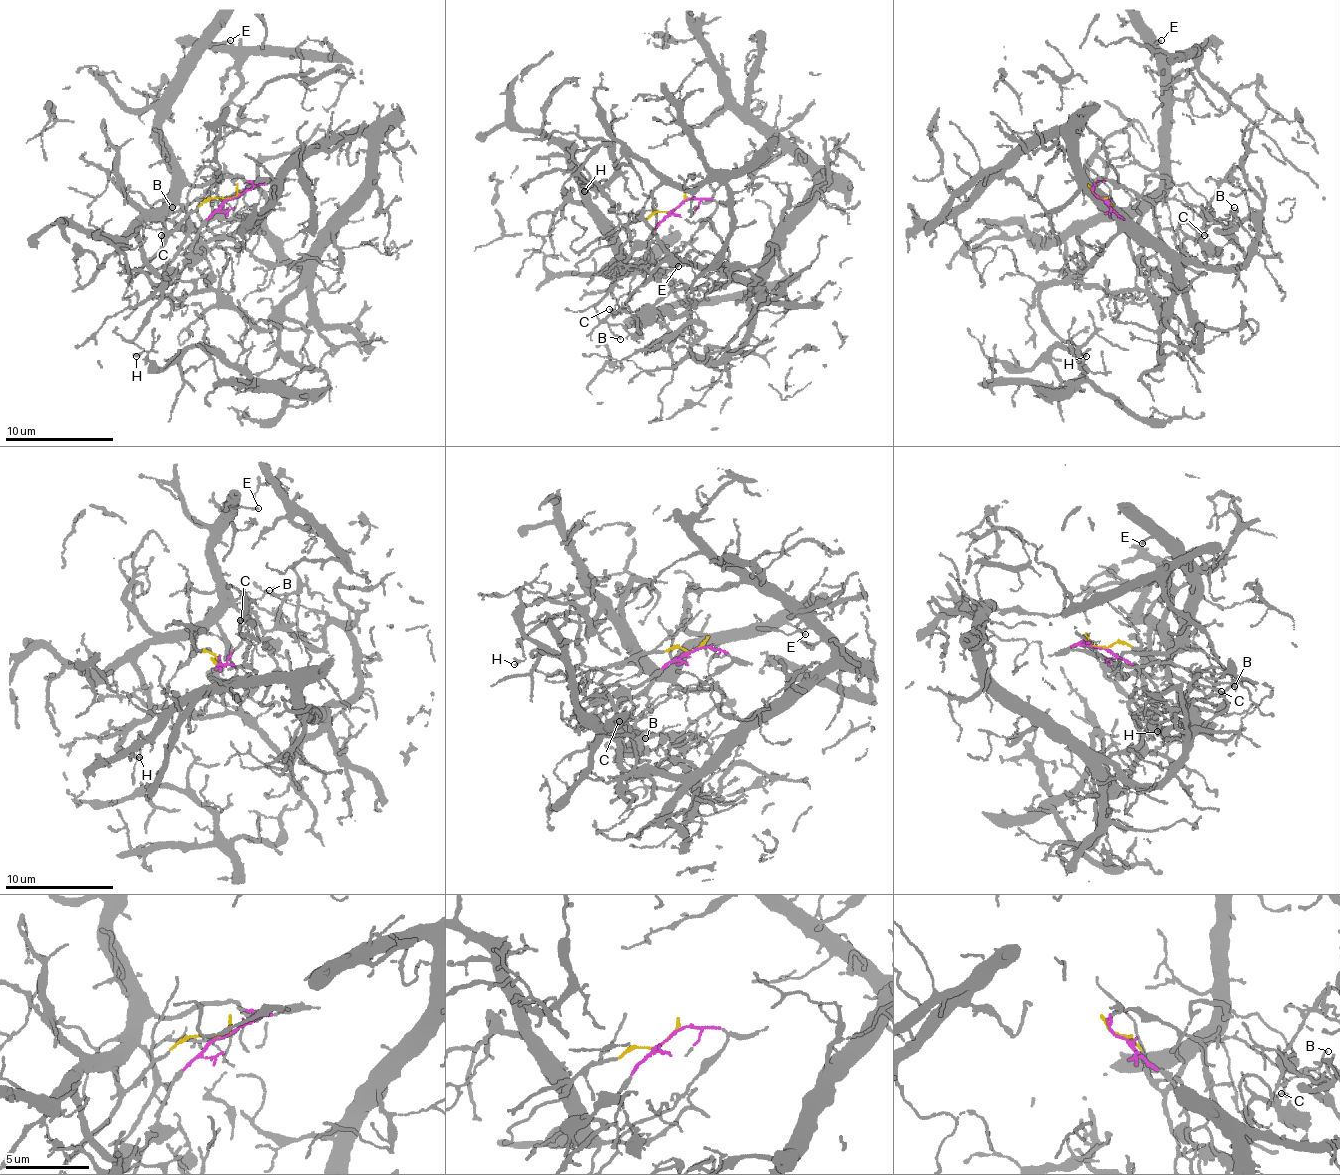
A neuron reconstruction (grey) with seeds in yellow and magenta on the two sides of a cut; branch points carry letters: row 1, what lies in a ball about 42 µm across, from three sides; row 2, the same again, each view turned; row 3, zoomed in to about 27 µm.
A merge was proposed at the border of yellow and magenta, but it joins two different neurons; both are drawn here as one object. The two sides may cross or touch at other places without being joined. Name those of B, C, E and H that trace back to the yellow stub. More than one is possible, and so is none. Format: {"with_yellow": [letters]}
{"with_yellow": ["E", "H"]}

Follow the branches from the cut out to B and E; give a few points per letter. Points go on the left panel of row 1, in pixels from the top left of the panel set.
B: (231, 197), (269, 181), (258, 181), (234, 197), (193, 200), (161, 222), (158, 219), (163, 219), (171, 208)
E: (231, 197), (207, 197), (169, 232), (174, 154), (161, 130), (161, 105), (209, 46), (231, 40)

